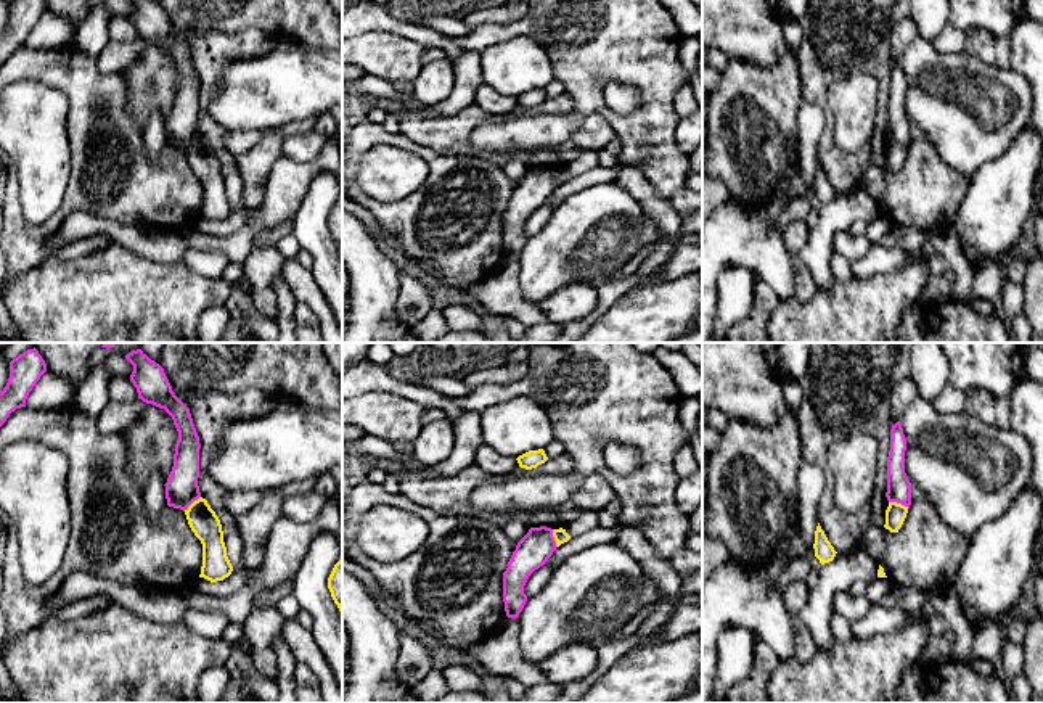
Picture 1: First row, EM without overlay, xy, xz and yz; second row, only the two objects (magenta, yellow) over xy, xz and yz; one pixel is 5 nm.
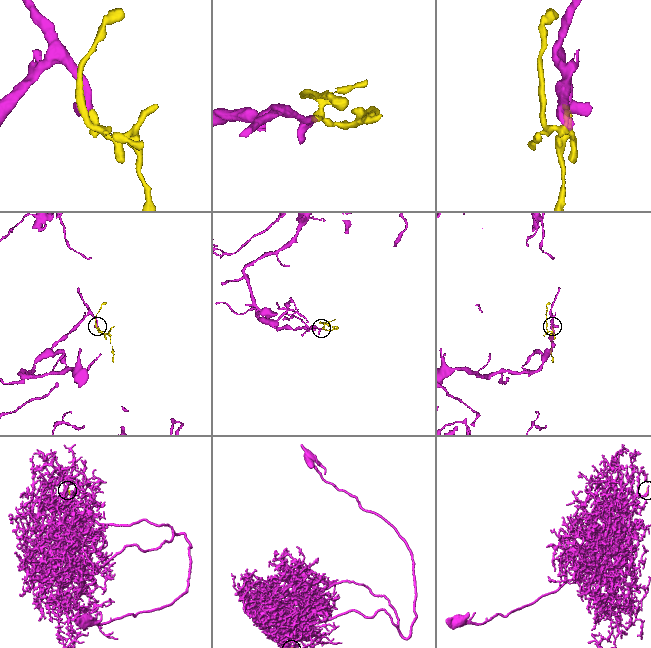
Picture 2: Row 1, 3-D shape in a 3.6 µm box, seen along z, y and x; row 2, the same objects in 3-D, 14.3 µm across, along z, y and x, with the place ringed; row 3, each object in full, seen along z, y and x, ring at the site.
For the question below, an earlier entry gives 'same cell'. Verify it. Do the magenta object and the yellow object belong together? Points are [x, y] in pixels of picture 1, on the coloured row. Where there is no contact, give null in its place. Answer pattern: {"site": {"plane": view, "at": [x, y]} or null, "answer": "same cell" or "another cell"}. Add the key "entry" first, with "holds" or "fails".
{"entry": "fails", "site": {"plane": "yz", "at": [899, 502]}, "answer": "another cell"}

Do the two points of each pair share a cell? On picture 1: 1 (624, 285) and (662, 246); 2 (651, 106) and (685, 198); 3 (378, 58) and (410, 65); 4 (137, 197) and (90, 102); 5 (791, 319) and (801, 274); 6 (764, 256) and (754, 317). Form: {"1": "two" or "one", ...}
{"1": "one", "2": "two", "3": "one", "4": "one", "5": "two", "6": "two"}

